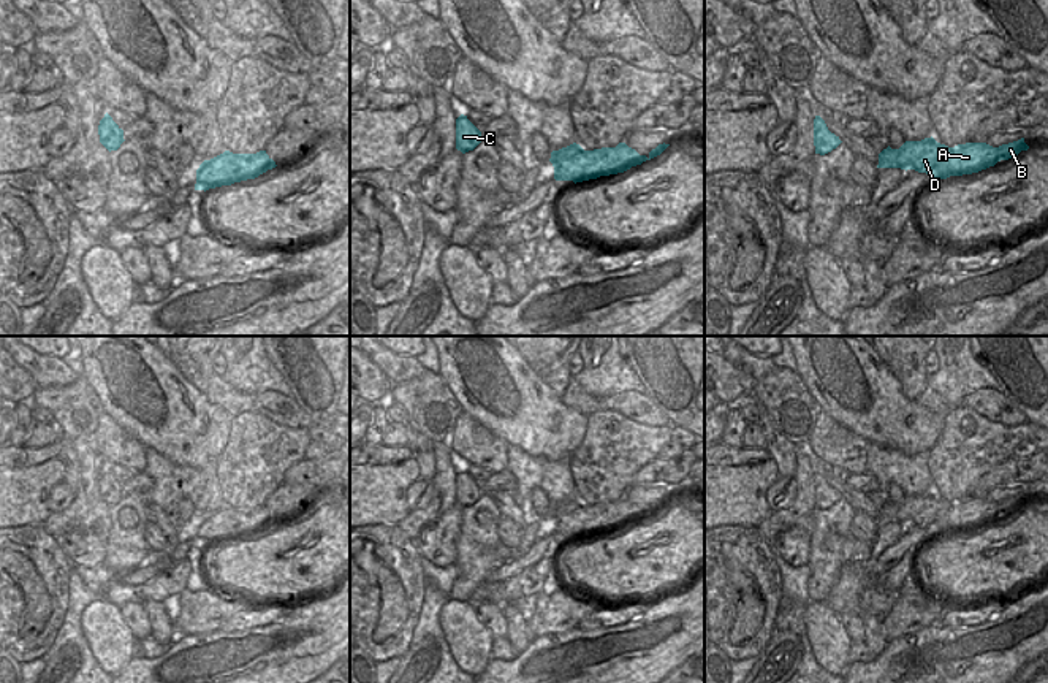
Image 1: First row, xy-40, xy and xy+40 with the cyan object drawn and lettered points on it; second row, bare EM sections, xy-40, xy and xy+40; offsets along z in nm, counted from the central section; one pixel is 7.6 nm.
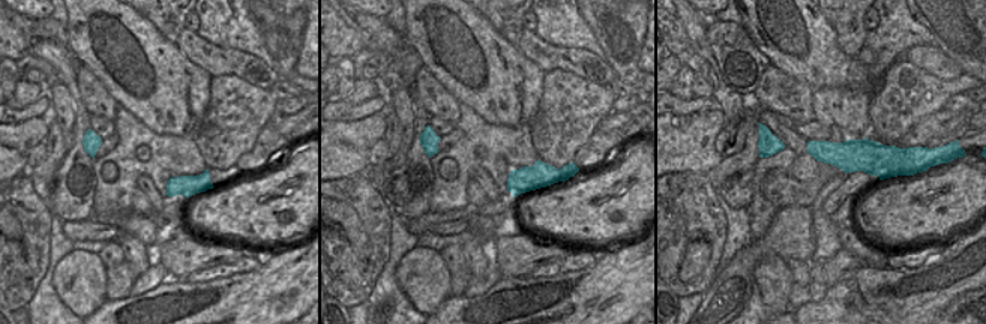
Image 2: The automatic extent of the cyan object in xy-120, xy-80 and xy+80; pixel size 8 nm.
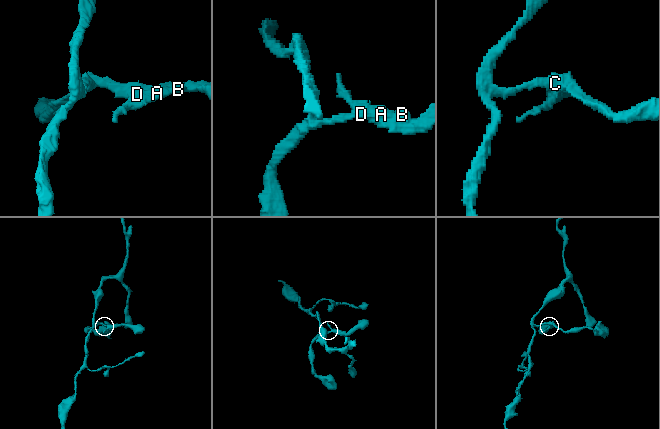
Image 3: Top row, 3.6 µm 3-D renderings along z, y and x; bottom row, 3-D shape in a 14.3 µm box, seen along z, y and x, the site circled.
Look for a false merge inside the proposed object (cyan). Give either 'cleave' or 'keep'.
cleave

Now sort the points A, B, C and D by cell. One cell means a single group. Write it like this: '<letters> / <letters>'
A B D / C

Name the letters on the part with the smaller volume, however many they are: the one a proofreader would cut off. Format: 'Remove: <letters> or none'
Remove: A, B, D

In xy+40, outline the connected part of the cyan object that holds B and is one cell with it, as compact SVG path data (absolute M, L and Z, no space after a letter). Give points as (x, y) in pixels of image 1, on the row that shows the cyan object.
M932 136L912 141L912 146L891 158L893 166L904 168L909 162L912 170L934 176L937 181L950 176L978 173L994 166L1001 160L1016 157L1029 146L1024 138L993 147L986 143L966 143L955 147L937 143Z

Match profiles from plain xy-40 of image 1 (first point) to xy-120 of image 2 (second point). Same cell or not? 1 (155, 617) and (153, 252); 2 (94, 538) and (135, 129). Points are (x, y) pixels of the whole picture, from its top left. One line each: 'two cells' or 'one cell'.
1: two cells
2: two cells

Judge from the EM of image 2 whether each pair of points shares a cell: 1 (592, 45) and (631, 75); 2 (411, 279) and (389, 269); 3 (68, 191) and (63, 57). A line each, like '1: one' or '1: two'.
1: two
2: two
3: one

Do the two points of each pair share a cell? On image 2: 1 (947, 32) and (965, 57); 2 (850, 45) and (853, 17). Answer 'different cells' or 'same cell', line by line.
1: same cell
2: same cell

